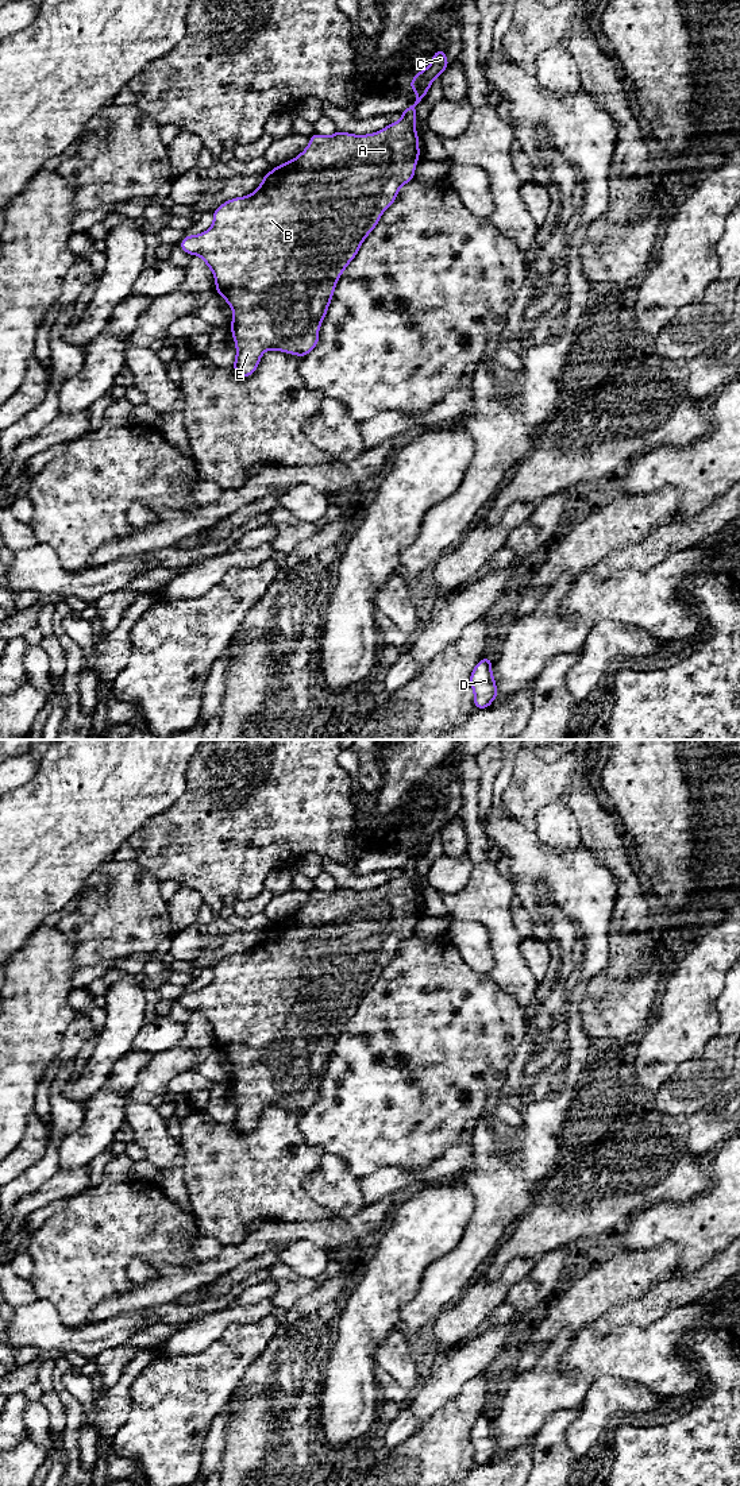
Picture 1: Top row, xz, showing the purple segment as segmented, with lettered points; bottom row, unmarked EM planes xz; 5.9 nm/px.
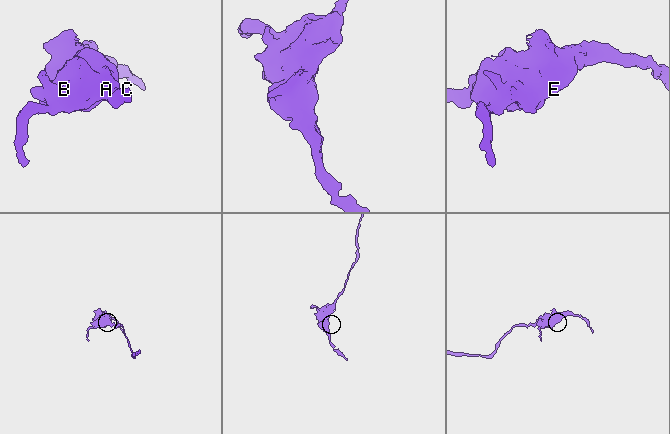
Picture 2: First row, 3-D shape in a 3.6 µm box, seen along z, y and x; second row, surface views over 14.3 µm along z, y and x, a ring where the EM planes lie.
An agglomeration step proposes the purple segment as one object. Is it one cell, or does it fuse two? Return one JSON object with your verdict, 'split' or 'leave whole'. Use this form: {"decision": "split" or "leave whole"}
{"decision": "leave whole"}

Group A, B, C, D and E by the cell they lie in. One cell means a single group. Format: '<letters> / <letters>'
A B C D E

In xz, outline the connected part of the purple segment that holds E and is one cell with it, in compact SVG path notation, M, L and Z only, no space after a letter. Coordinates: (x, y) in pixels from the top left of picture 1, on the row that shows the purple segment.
M439 49L432 54L432 62L428 67L420 70L413 80L408 84L412 88L417 97L413 105L408 107L401 112L402 119L400 121L390 123L388 127L378 132L370 135L352 135L348 132L336 131L331 136L323 136L320 134L313 134L309 138L308 147L297 155L294 159L285 162L266 174L262 178L261 186L251 194L246 197L236 197L226 201L213 213L213 224L209 229L201 235L189 235L180 242L180 247L189 255L199 255L212 270L216 293L226 298L227 304L234 310L234 319L230 324L234 341L236 344L236 358L234 362L234 371L240 377L250 377L257 370L261 356L267 350L284 351L286 354L307 356L319 343L319 328L323 323L325 313L328 310L331 298L339 277L343 274L343 270L347 265L356 256L358 250L361 248L363 240L367 235L375 228L379 221L381 215L394 202L397 198L398 190L404 184L413 181L416 162L420 158L420 148L417 143L419 132L415 130L413 124L417 119L415 107L425 99L425 94L436 77L447 69L450 62L444 54L443 49Z

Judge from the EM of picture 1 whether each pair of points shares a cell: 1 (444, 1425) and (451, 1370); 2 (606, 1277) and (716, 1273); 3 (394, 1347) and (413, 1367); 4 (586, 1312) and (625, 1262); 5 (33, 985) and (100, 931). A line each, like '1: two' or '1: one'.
1: two
2: two
3: one
4: one
5: two

